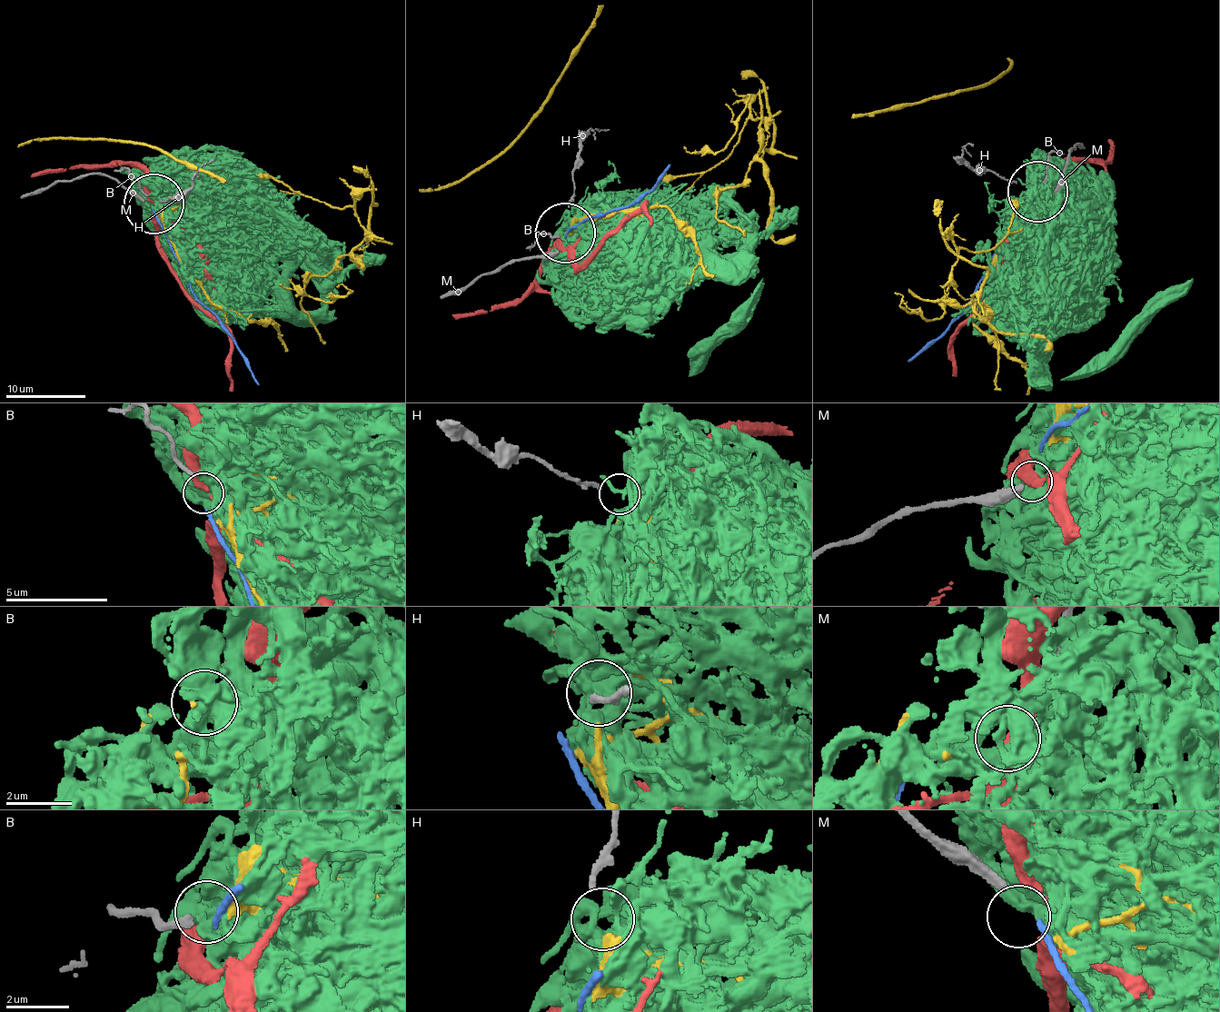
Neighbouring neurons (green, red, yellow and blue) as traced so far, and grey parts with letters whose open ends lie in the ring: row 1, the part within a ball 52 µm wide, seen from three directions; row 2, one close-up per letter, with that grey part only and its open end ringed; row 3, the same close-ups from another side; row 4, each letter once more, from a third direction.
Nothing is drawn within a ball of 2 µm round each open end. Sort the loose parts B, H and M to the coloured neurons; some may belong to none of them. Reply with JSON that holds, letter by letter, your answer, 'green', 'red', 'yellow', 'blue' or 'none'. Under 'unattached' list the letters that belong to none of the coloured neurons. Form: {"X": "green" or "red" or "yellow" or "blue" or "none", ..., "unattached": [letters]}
{"B": "blue", "H": "yellow", "M": "none", "unattached": ["M"]}

